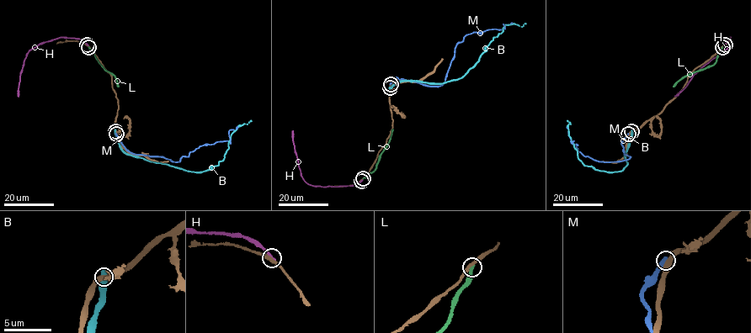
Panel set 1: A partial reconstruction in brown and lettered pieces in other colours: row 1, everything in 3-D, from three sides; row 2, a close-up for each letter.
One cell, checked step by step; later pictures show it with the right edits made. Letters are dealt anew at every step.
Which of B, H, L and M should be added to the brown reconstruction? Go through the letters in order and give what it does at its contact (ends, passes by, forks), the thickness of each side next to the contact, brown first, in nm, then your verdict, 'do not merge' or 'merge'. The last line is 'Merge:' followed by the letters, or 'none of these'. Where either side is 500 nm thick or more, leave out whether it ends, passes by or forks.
B: 320 nm thick on the brown side, 700 nm on the other; do not merge
H: it ends there; 280 nm thick on the brown side, 240 nm on the other; do not merge
L: it ends there; 240 nm thick on the brown side, 280 nm on the other; do not merge
M: it ends there; 420 nm thick on the brown side, 420 nm on the other; do not merge
Merge: none of these

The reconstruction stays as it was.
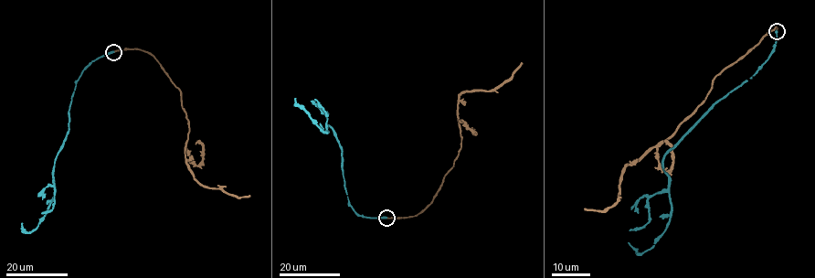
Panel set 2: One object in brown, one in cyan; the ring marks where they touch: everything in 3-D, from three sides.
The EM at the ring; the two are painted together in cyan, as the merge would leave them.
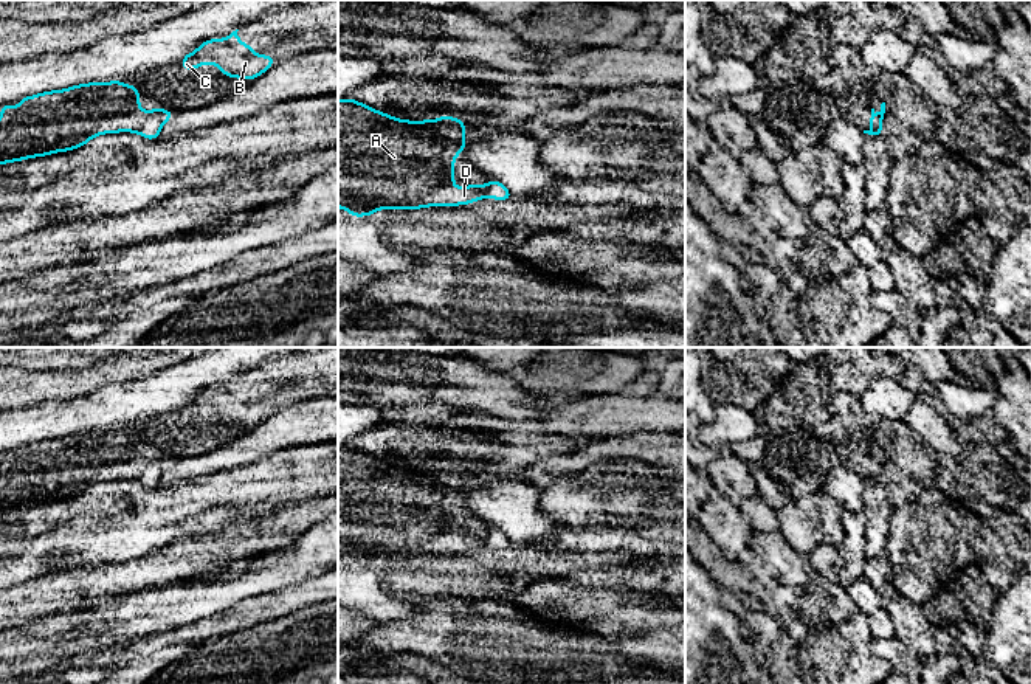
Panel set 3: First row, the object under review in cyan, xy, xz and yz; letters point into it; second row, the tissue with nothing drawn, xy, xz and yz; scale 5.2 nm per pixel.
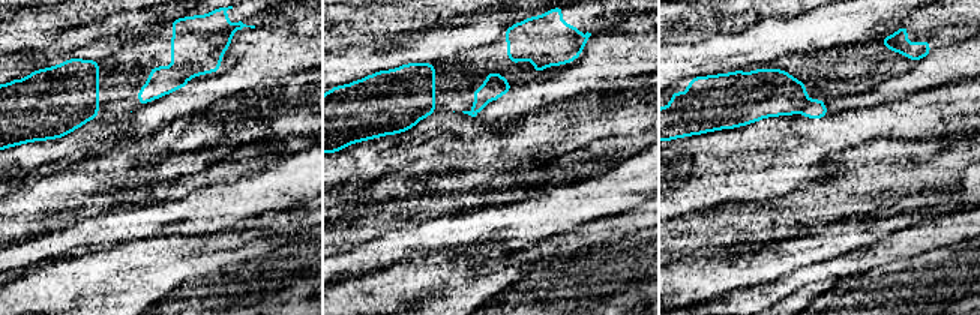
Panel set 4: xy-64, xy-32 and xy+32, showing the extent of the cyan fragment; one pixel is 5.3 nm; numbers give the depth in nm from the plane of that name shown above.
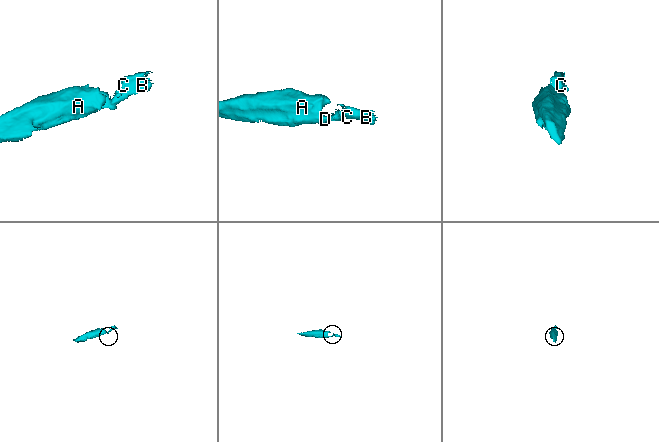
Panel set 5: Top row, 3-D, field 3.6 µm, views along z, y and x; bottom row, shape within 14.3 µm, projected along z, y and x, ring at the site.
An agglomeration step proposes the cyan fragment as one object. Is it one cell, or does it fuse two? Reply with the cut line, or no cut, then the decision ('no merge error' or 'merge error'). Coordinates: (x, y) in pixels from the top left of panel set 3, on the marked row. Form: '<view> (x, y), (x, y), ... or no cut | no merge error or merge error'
no cut | no merge error

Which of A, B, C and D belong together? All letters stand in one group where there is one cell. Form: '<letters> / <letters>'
A B C D

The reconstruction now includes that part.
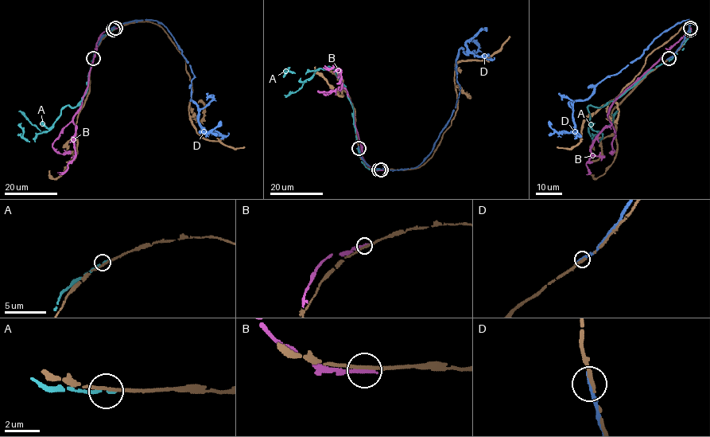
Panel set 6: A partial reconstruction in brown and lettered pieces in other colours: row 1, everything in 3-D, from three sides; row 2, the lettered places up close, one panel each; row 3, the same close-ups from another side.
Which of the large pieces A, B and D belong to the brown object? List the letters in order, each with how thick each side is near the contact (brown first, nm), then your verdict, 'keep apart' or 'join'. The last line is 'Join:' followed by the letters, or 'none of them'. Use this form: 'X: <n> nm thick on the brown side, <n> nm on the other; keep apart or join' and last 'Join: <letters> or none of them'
A: 160 nm thick on the brown side, 200 nm on the other; keep apart
B: 170 nm thick on the brown side, 280 nm on the other; keep apart
D: 280 nm thick on the brown side, 320 nm on the other; keep apart
Join: none of them

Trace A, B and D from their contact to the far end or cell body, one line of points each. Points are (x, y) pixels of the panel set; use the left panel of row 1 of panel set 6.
A: (112, 29), (99, 40), (79, 102), (61, 110), (35, 142), (22, 138), (21, 122)
B: (115, 29), (104, 31), (96, 41), (88, 85), (78, 112), (74, 117), (75, 158), (63, 173), (57, 173)
D: (93, 59), (115, 25), (155, 20), (193, 73), (191, 100), (200, 132), (220, 120)

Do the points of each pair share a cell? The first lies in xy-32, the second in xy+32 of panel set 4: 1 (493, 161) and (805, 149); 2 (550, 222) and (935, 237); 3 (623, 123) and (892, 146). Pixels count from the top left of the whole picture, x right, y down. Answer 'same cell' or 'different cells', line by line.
1: same cell
2: different cells
3: different cells

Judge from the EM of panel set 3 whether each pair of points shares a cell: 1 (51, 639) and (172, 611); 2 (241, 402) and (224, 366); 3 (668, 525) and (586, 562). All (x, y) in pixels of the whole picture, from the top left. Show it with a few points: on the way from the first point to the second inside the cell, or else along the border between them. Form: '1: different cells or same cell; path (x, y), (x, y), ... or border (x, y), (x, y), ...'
1: same cell; path (81, 628), (95, 627), (112, 618), (143, 613)
2: different cells; border (262, 363), (224, 385), (210, 385), (197, 396)
3: different cells; border (625, 548), (636, 557)

